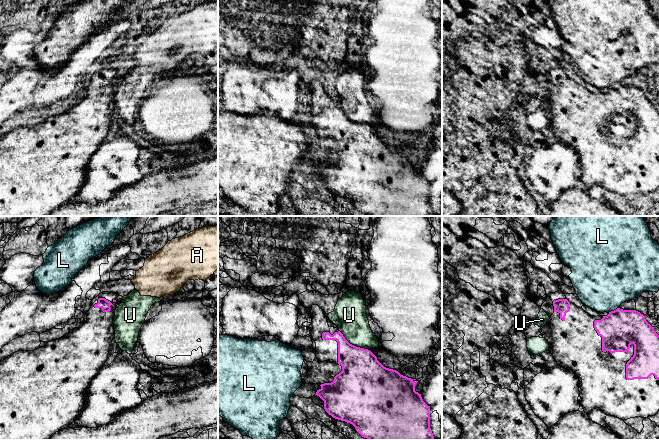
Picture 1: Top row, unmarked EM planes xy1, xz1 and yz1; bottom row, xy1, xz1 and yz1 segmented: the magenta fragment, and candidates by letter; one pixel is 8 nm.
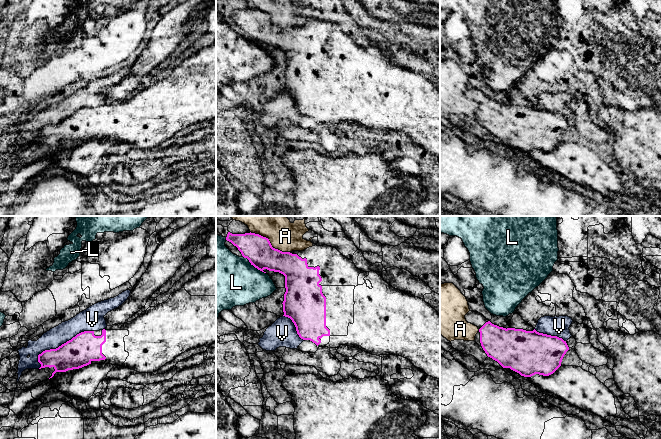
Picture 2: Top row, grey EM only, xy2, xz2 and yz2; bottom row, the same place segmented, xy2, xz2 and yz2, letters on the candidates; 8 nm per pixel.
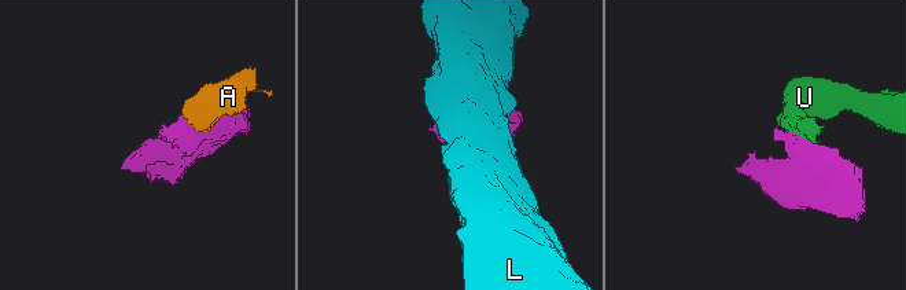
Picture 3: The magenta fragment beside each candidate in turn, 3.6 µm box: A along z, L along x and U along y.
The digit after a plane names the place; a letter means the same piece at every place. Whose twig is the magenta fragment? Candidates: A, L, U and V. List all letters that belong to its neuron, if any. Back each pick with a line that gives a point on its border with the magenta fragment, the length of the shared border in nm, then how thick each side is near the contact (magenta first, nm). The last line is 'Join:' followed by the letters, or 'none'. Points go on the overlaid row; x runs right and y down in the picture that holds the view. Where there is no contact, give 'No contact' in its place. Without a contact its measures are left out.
Join: none

